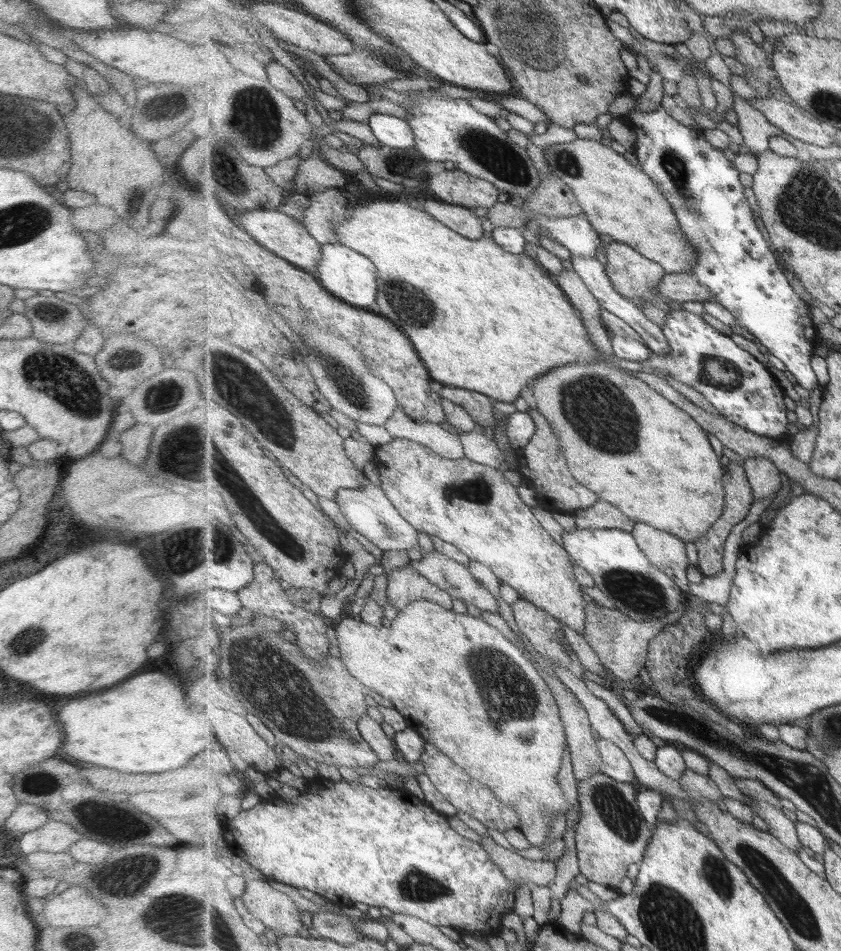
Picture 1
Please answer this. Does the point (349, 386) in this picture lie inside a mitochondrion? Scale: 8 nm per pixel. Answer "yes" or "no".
yes

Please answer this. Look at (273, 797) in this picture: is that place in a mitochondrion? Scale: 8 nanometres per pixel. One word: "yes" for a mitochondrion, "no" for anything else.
no

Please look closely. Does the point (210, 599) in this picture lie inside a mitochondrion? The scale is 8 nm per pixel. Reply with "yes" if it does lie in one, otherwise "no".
no

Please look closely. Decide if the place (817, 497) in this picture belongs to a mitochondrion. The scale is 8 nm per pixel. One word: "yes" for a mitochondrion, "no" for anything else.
no

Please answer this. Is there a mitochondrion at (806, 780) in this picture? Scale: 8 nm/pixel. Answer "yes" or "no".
yes

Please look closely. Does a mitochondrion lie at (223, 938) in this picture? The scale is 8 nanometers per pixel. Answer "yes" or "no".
yes

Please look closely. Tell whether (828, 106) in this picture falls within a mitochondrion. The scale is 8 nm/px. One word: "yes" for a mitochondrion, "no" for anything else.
yes

